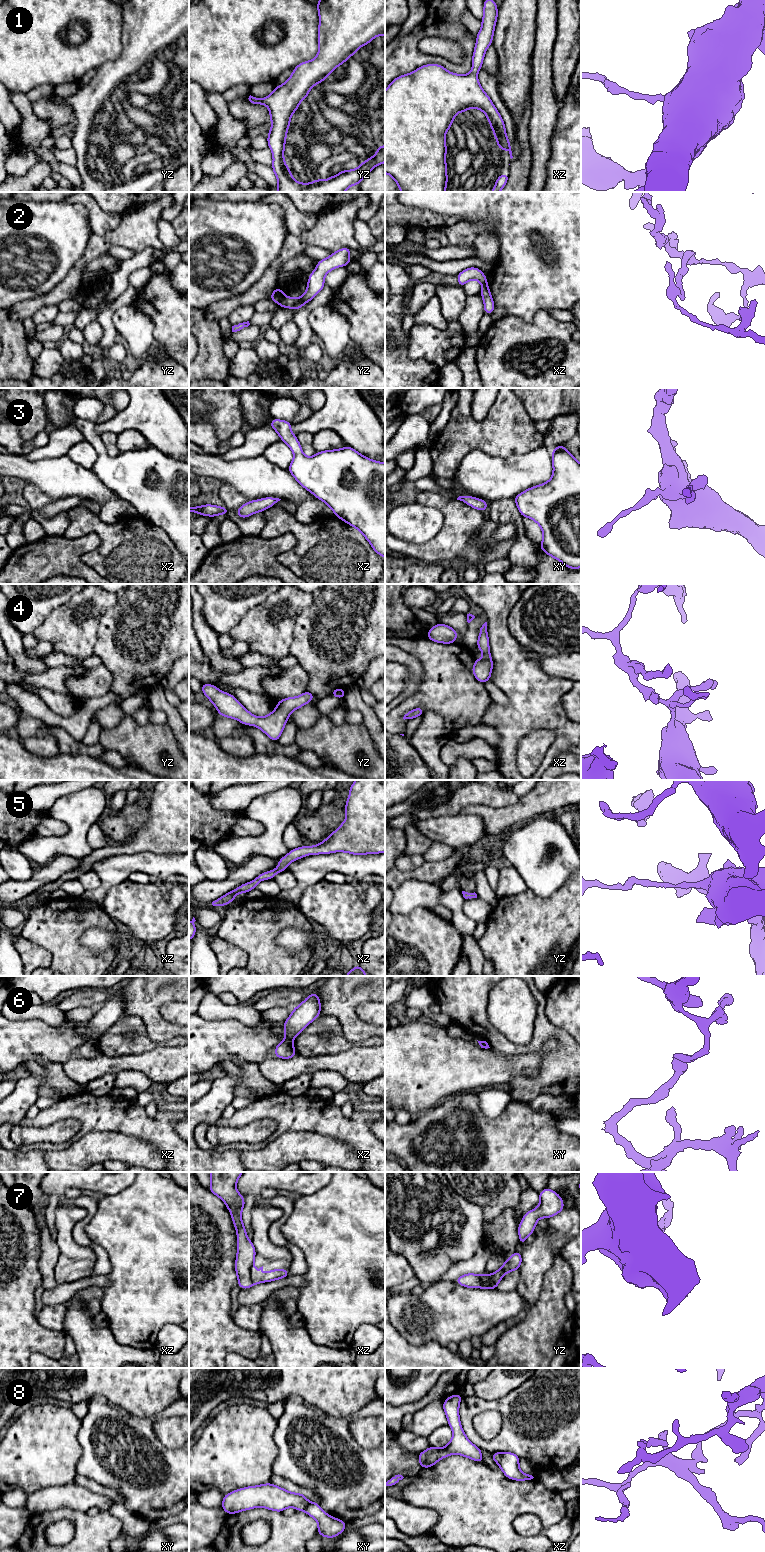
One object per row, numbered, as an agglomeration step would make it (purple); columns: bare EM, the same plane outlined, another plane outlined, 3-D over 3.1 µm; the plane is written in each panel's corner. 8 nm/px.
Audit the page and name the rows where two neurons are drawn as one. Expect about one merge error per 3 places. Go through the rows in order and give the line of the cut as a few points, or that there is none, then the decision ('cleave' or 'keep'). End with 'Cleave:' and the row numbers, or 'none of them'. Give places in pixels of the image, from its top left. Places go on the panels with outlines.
1: cut none; keep
2: cut yz (284, 296), (278, 303); cleave
3: cut none; keep
4: cut none; keep
5: cut none; keep
6: cut xz (286, 1037), (292, 1039); cleave
7: cut xz (252, 1266), (250, 1279), (253, 1284); cleave
8: cut xz (502, 1453), (498, 1464); cleave
Cleave: 2, 6, 7, 8

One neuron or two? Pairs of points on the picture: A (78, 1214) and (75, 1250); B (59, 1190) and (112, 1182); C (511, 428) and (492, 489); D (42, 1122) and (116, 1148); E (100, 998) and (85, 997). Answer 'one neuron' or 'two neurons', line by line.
A: one neuron
B: one neuron
C: two neurons
D: two neurons
E: one neuron

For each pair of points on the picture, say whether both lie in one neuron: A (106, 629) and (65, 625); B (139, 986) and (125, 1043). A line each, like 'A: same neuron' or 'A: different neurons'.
A: different neurons
B: different neurons

